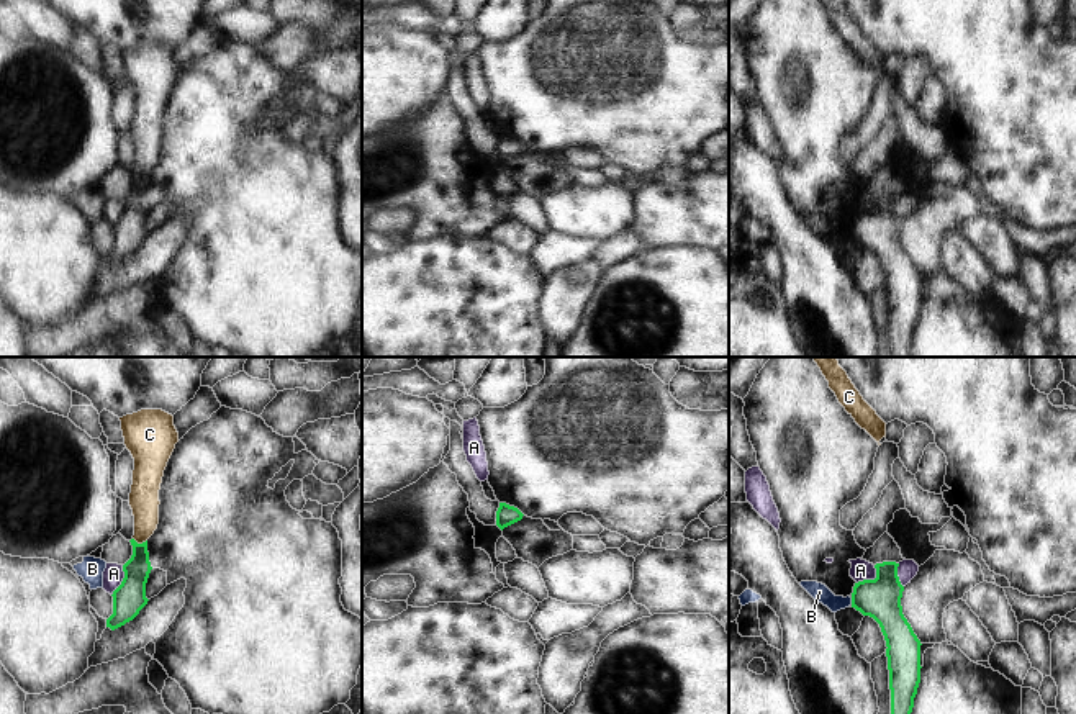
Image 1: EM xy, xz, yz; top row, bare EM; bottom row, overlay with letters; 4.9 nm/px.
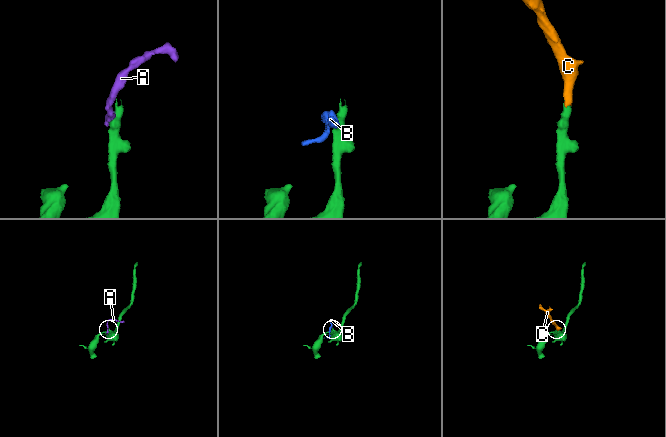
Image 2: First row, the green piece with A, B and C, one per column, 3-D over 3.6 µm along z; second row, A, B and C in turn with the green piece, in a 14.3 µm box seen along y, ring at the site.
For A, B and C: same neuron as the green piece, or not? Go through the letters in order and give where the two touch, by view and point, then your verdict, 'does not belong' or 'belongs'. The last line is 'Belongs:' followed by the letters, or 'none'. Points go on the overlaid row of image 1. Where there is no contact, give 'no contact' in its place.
A: meets green in yz at (872, 580); does not belong
B: meets green in yz at (852, 601); does not belong
C: meets green in xy at (140, 544); belongs
Belongs: C

